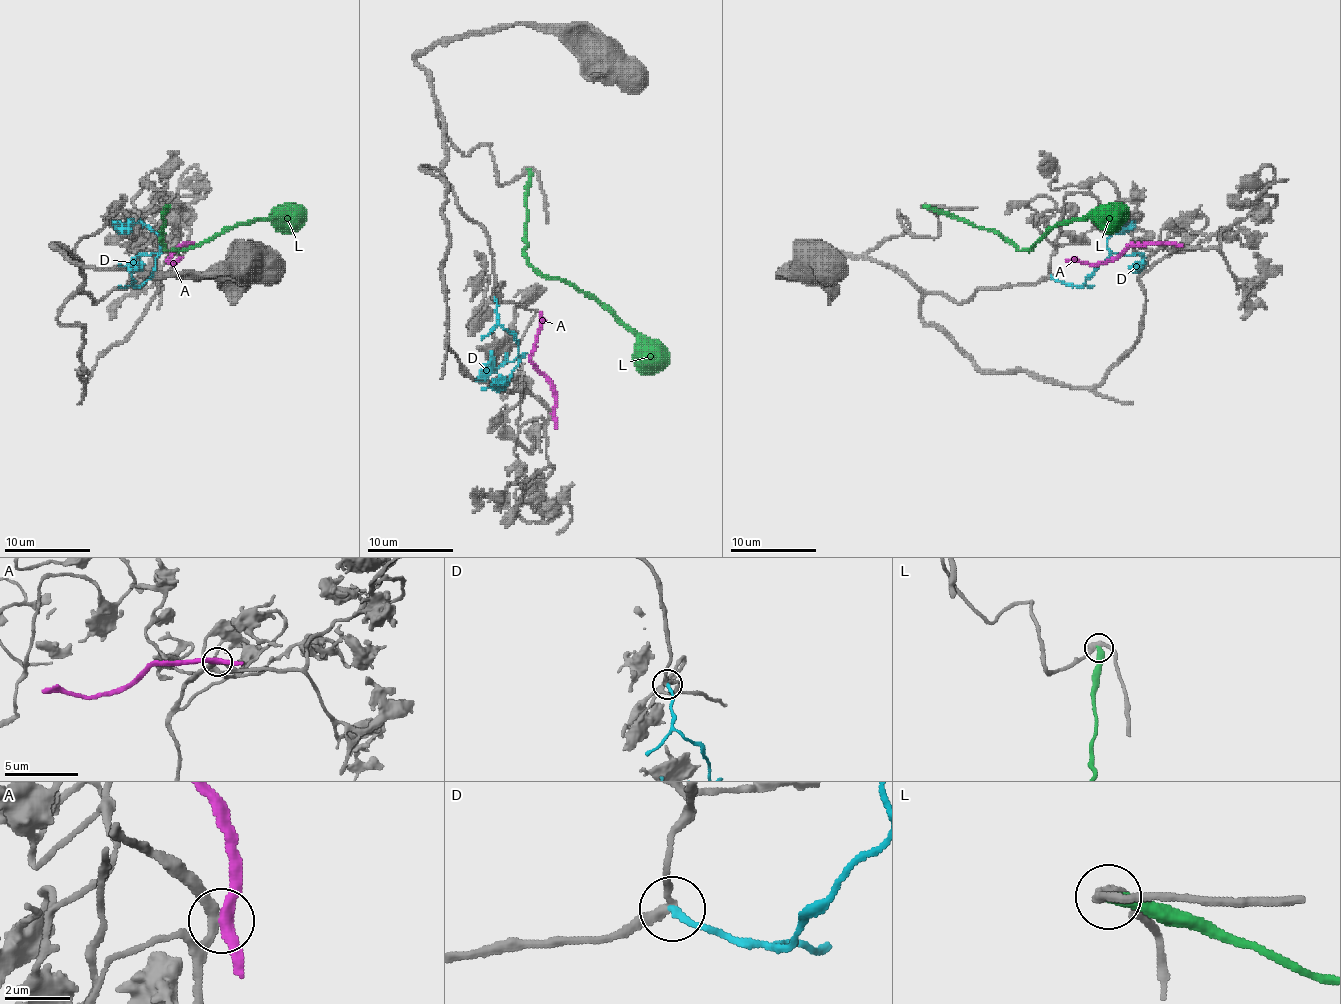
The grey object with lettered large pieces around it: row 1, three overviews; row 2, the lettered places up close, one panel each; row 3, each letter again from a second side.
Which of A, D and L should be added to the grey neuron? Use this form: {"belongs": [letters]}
{"belongs": ["D"]}

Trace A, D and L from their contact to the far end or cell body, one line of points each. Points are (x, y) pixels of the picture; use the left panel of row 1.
A: (189, 244), (183, 244), (168, 259), (172, 263), (179, 259)
D: (131, 276), (133, 283), (140, 285), (150, 276), (161, 240), (142, 222), (112, 220)
L: (166, 207), (161, 244), (168, 250), (200, 246), (235, 227), (267, 220), (284, 205), (295, 212)

